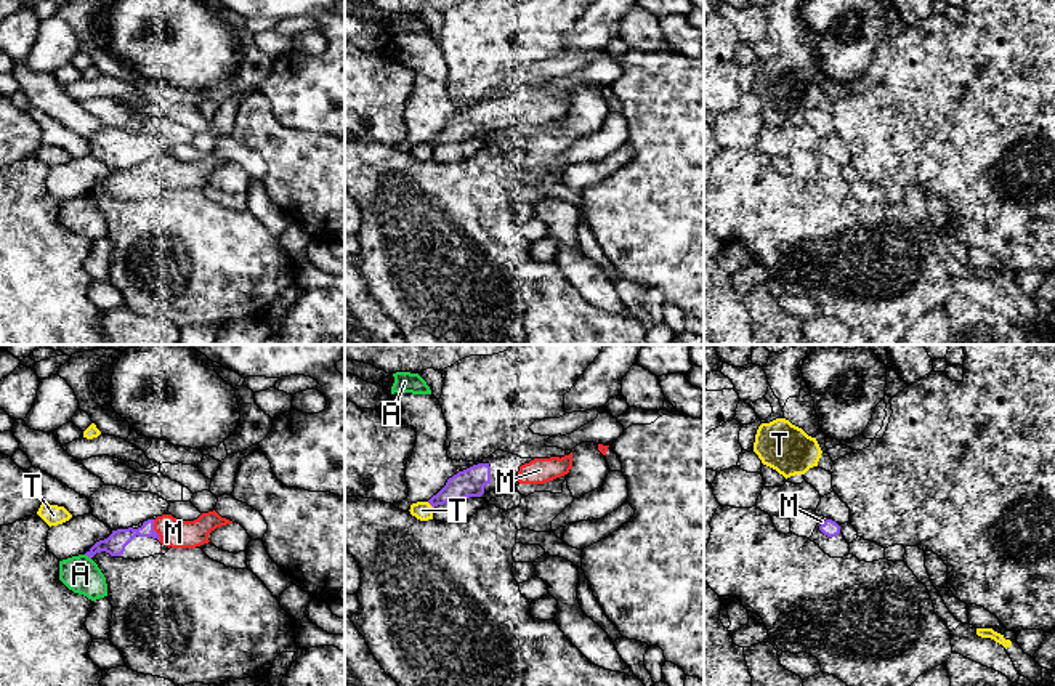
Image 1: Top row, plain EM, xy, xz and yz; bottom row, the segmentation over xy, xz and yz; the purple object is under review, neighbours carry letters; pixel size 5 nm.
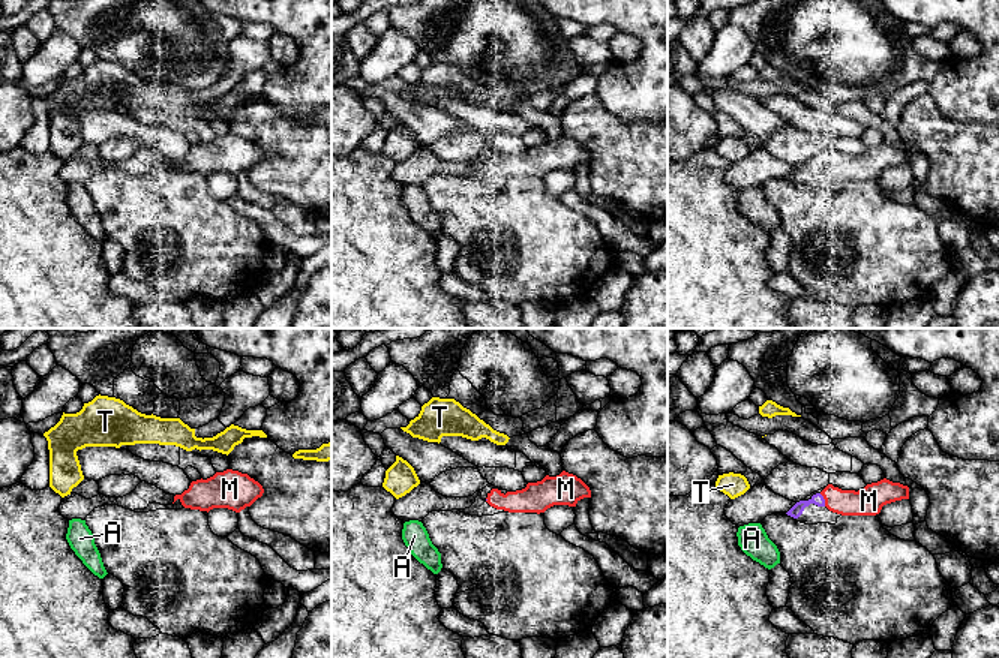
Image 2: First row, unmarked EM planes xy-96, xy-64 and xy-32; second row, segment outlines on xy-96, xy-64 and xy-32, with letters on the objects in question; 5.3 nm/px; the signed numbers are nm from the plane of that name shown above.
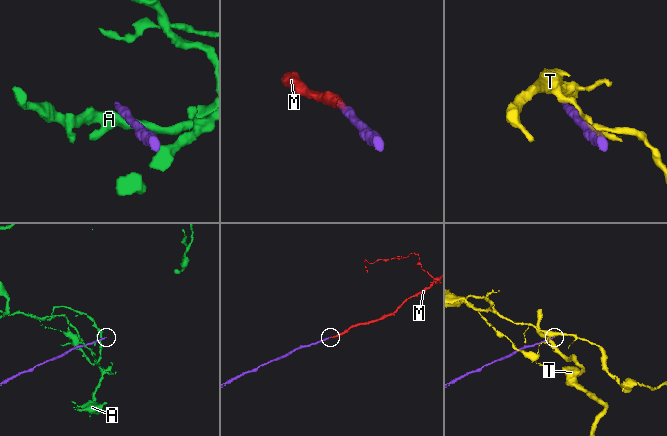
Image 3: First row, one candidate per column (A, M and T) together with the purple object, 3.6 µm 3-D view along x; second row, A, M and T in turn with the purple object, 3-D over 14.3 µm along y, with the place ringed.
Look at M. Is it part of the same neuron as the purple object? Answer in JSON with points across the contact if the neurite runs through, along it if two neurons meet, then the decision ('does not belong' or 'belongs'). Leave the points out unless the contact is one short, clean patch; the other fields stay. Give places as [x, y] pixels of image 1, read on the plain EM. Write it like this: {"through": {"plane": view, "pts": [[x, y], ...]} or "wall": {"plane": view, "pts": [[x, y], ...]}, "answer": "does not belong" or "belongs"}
{"answer": "belongs"}

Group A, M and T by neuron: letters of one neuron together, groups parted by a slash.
A / M / T

